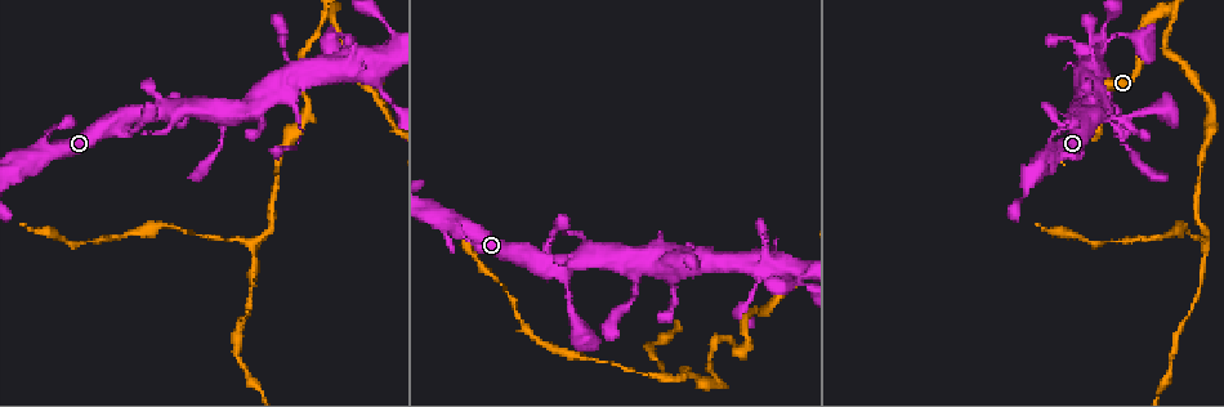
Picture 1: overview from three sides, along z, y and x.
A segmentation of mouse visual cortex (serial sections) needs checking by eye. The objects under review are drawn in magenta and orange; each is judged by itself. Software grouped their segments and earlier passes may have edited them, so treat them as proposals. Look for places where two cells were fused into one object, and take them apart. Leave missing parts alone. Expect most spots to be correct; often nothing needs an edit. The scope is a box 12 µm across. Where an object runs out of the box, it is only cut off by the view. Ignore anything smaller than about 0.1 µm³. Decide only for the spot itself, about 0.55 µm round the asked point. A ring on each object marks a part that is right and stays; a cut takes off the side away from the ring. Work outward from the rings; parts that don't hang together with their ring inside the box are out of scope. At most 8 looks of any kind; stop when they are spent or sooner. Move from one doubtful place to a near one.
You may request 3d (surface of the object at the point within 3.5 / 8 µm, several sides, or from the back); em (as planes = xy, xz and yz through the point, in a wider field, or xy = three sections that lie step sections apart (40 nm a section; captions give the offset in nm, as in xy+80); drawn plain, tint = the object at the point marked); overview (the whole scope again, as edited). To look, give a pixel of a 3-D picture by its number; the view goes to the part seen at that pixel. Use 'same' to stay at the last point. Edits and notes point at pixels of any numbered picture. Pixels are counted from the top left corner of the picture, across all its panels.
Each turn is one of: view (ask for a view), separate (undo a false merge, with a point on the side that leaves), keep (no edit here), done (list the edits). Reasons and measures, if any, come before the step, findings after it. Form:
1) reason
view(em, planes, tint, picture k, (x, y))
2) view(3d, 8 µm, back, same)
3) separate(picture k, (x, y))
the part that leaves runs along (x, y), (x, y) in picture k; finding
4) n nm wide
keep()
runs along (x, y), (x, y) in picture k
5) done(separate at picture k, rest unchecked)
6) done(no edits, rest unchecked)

thick turns thin
view(3d, 8 µm, picture 1, (255, 108))

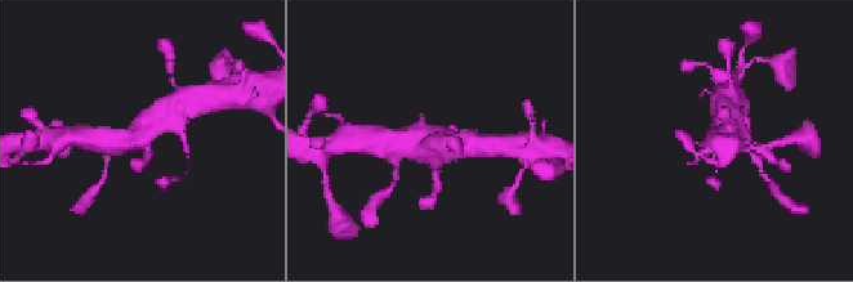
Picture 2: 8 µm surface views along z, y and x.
view(em, xy, step 3, tint, picture 2, (139, 134))

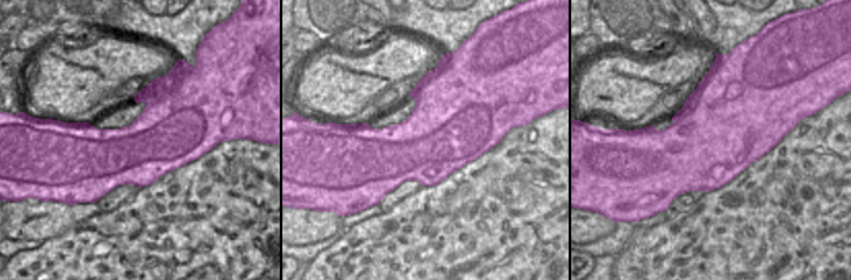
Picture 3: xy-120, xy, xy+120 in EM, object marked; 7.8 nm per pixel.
keep()
runs along (105, 142), (135, 137), (169, 108) in picture 2; continuous, no second cell

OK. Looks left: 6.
looks like a crossing
view(3d, 3.5 µm, picture 1, (1098, 57))

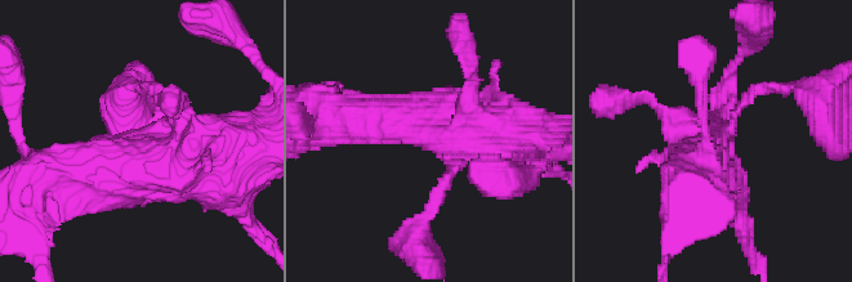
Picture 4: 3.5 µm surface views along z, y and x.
need the tissue
view(em, xy, step 1, tint, picture 4, (446, 137))

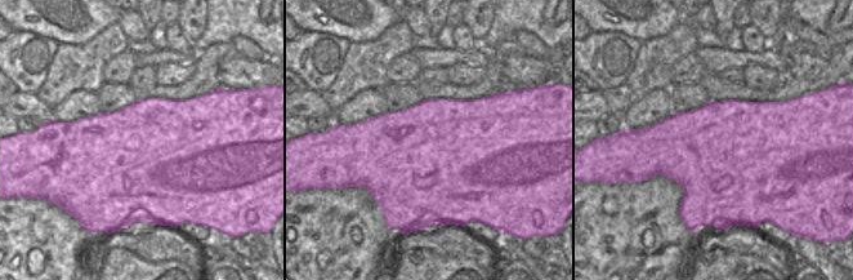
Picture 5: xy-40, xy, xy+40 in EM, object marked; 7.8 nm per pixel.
keep()
runs along (112, 164), (191, 168), (266, 139) in picture 4; all the same cell

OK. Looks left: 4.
abrupt turn
view(3d, 3.5 µm, picture 1, (1174, 16))

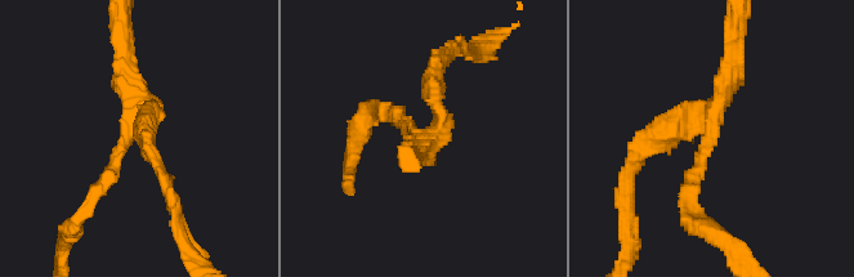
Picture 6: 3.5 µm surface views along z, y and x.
need the tissue
view(em, xy, step 5, tint, picture 6, (713, 134))

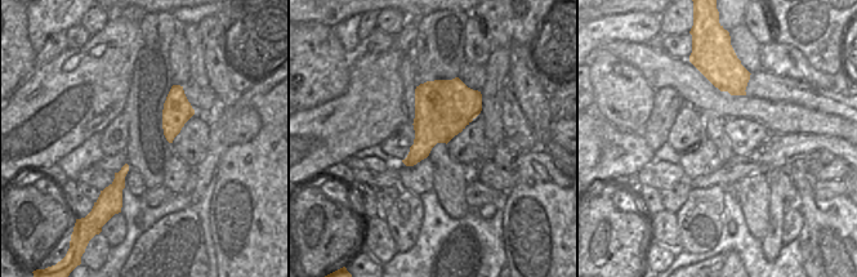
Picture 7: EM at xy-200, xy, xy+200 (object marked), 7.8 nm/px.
keep()
runs along (146, 139), (153, 116), (126, 135), (90, 204) in picture 6; continuous, no second cell

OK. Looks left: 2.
abrupt turn
view(3d, 3.5 µm, picture 1, (1204, 244))

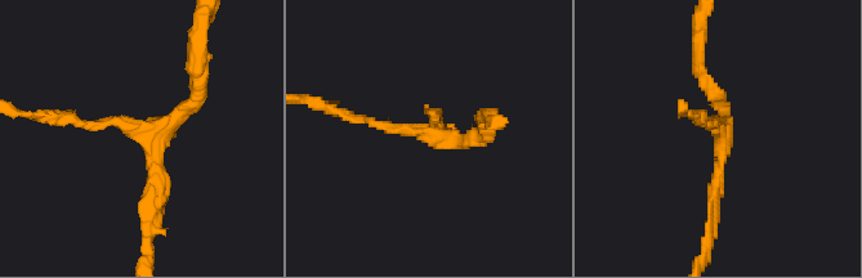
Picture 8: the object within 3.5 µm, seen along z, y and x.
keep()
runs along (197, 71), (197, 95), (162, 126), (71, 119) in picture 8; continuous, no second cell

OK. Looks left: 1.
done(no edits, rest unchecked)

